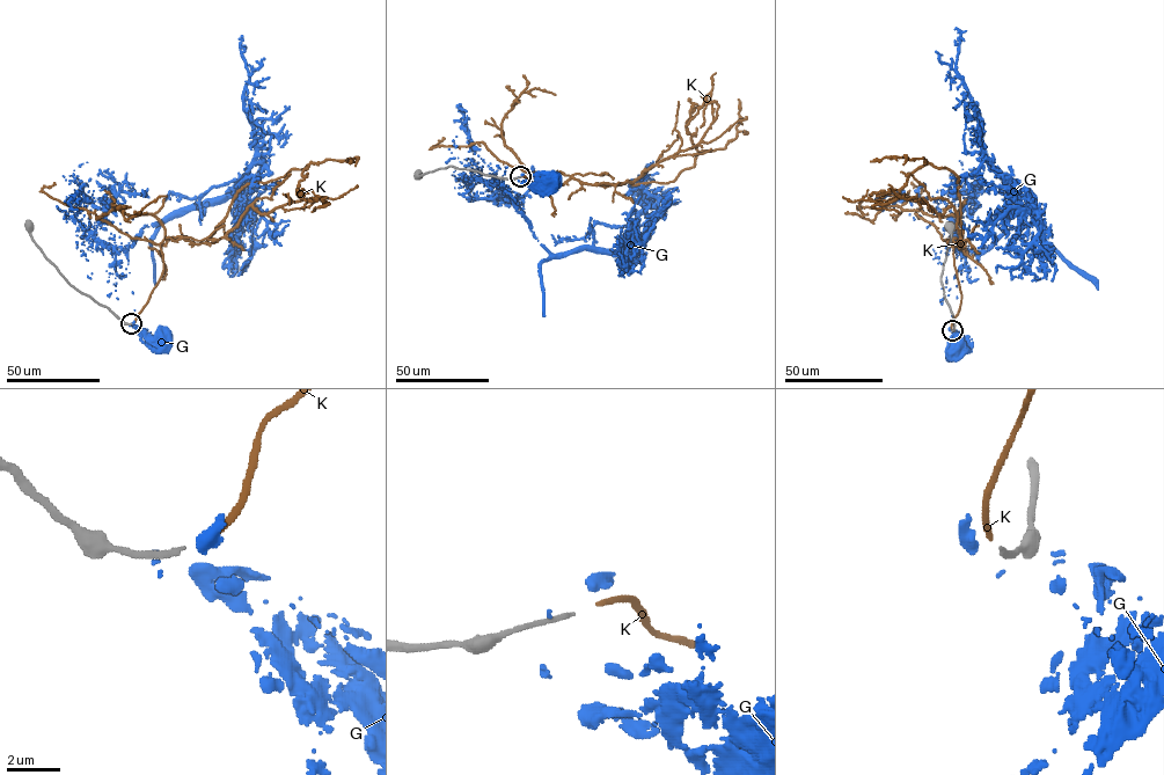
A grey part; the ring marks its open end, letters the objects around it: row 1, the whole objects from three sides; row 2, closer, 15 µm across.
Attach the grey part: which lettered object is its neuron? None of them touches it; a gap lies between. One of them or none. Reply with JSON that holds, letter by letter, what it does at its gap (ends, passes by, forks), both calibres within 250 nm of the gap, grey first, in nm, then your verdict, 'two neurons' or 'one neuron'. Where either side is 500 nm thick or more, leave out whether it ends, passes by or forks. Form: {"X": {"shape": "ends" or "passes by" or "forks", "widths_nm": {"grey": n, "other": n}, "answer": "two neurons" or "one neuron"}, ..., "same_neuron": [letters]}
{"G": {"shape": "ends", "widths_nm": {"grey": 170, "other": 480}, "answer": "two neurons"}, "K": {"shape": "ends", "widths_nm": {"grey": 170, "other": 200}, "answer": "one neuron"}, "same_neuron": ["K"]}

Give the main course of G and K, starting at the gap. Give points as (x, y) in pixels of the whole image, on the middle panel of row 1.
G: (521, 175), (525, 183), (543, 183), (551, 178)
K: (521, 176), (539, 185), (549, 177), (604, 187), (672, 182), (701, 152), (736, 137), (738, 99)

